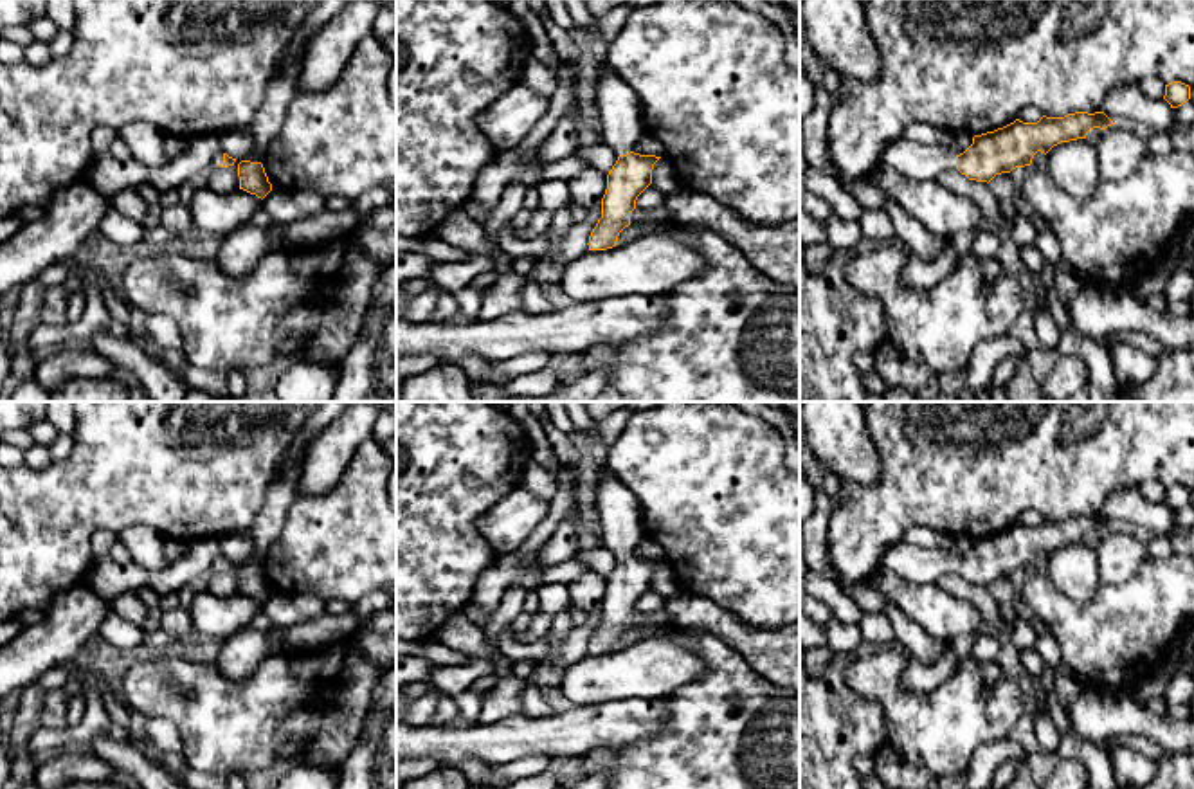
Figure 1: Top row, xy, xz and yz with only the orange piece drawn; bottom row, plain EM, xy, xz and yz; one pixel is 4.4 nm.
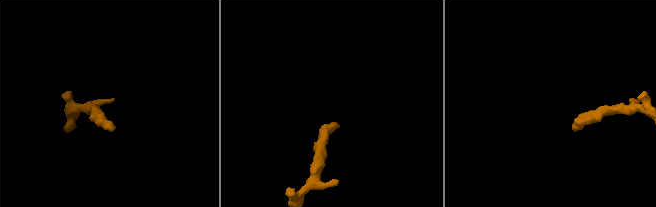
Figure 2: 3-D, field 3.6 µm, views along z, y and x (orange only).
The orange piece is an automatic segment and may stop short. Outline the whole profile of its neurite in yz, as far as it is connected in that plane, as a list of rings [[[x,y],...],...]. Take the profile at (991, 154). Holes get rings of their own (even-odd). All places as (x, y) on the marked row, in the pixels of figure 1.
[[[1075,112],[1064,117],[1043,115],[1037,122],[1014,122],[972,137],[972,144],[954,155],[945,144],[918,144],[897,137],[882,150],[881,164],[913,180],[933,180],[956,168],[969,180],[990,182],[996,175],[1032,164],[1037,151],[1048,153],[1061,142],[1086,139],[1093,128],[1115,124],[1104,112]]]

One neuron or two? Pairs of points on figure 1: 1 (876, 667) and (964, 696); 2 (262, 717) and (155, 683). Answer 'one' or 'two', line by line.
1: one
2: one

